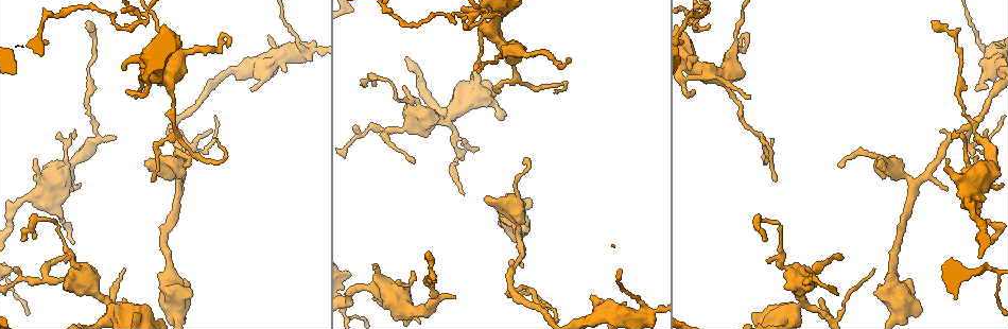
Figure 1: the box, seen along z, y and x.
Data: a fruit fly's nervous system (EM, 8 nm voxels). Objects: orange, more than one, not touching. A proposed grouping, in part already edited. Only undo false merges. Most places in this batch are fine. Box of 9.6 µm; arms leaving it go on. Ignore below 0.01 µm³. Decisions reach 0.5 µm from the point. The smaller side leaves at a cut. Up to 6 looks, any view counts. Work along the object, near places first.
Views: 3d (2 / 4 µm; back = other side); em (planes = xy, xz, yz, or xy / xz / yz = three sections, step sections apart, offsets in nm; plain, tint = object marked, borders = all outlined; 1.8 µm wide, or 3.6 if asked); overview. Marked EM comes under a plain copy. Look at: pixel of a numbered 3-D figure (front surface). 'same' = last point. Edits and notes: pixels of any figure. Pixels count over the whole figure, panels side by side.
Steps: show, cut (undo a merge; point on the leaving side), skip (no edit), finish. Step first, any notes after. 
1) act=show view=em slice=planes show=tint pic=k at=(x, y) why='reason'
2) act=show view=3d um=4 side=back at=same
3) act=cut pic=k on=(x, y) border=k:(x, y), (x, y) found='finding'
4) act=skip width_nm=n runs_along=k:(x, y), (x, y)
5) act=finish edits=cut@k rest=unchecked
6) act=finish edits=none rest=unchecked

act=show view=3d um=4 pic=1 at=(996, 63) why='three-way junction'

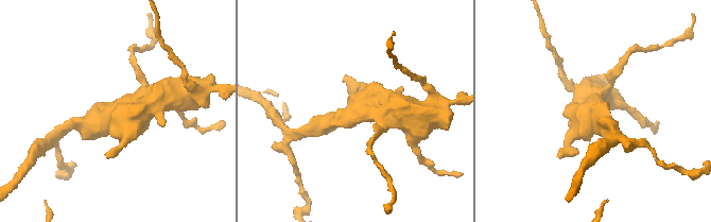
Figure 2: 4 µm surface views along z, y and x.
act=show view=em slice=planes show=tint pic=2 at=(364, 106) why='need the tissue'

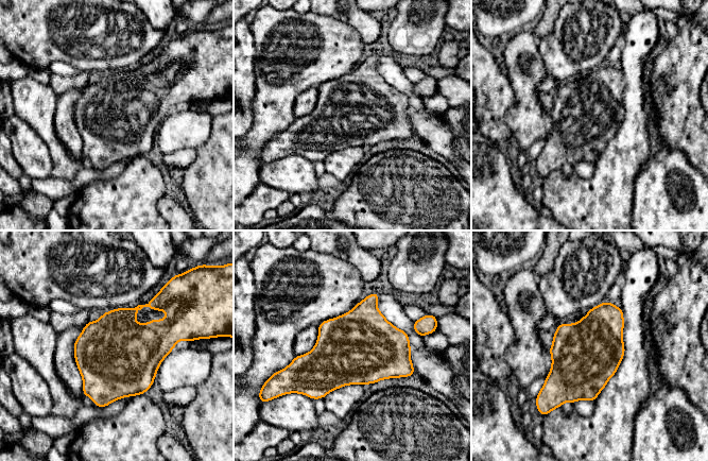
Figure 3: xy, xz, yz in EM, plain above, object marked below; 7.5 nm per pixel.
act=skip found='all the same neuron'

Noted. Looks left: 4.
act=show view=em slice=planes show=tint pic=1 at=(161, 83) why='small branch off a trunk'

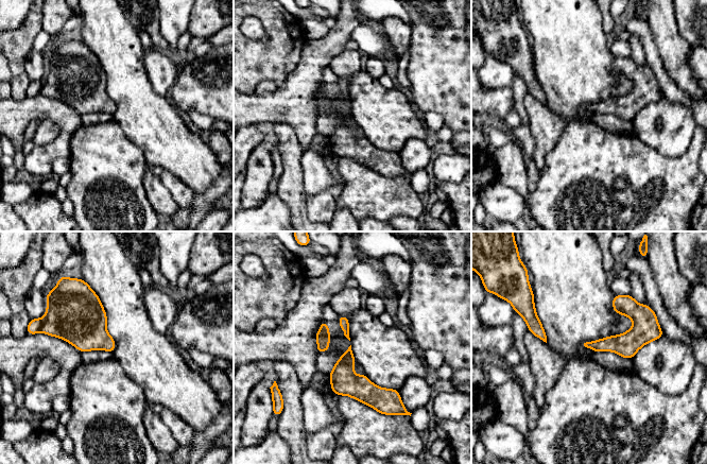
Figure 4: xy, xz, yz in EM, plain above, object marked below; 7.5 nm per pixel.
act=skip found='continuous, no second neuron'

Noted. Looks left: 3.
act=show view=3d um=4 pic=1 at=(388, 294) why='small branch off a trunk'

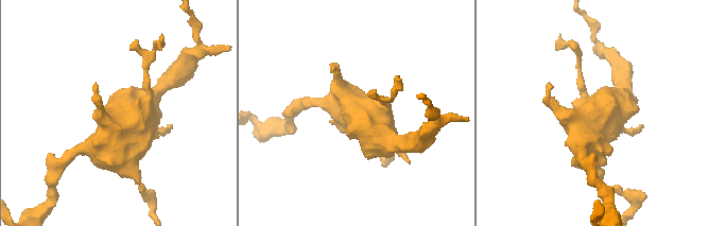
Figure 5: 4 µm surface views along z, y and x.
act=show view=em um=3.6 slice=yz step=8 show=tint pic=5 at=(590, 133)

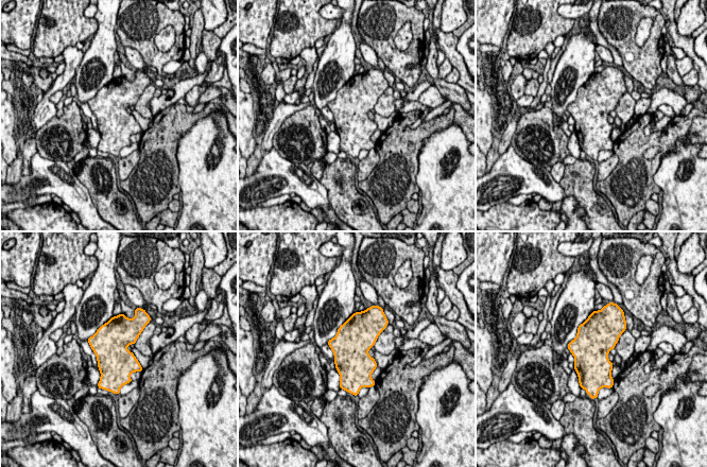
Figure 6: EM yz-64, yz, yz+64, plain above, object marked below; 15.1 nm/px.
act=show view=em um=3.6 slice=planes show=tint at=same

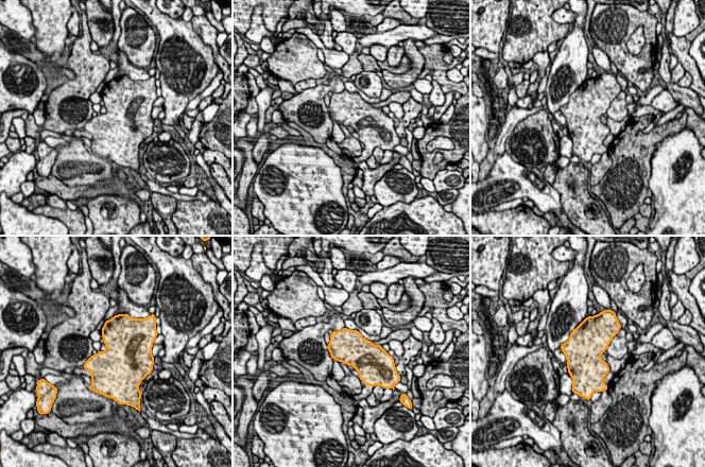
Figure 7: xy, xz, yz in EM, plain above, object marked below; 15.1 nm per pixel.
act=skip found='one neuron here'

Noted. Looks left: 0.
act=finish edits=none rest=unchecked

